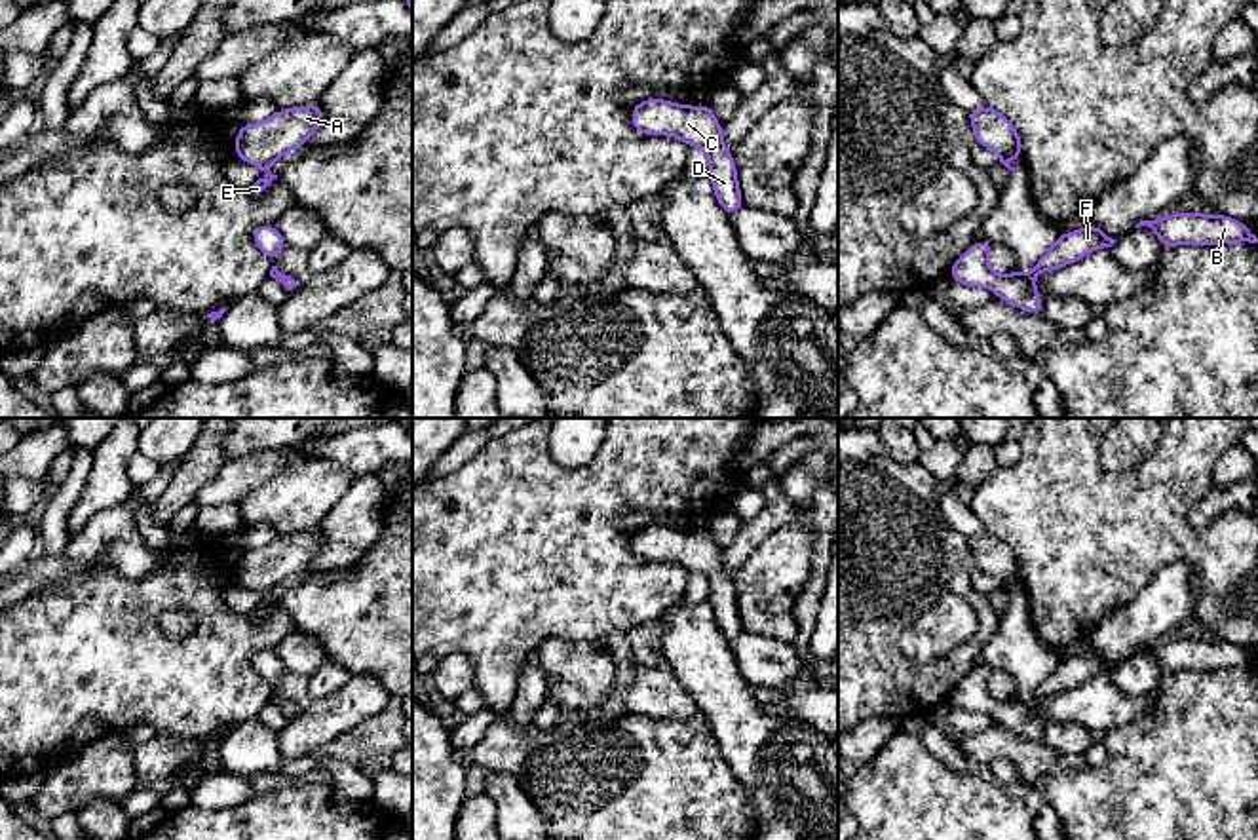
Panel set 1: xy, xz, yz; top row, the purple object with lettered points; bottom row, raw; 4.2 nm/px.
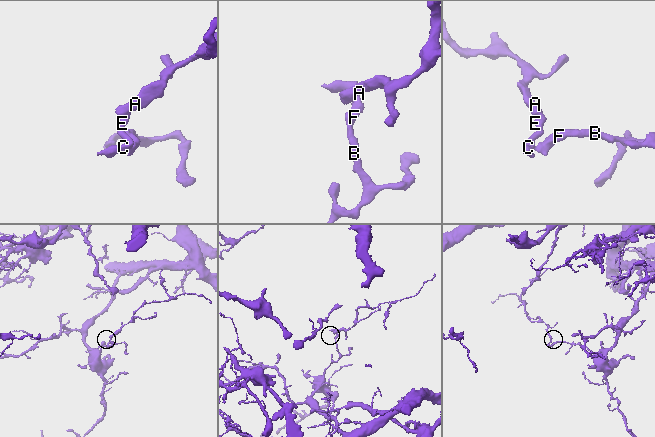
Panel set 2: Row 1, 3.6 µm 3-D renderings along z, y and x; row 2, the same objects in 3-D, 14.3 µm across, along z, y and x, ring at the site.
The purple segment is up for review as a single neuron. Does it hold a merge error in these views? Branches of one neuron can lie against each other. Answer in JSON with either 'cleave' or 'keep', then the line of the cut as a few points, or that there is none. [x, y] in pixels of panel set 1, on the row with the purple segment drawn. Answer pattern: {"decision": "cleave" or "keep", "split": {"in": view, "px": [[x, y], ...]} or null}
{"decision": "keep", "split": null}

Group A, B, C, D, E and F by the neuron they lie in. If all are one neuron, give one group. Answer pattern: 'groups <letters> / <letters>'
groups A B C D E F

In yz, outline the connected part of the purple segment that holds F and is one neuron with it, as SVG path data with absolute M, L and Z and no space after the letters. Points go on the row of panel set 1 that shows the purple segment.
M1089 224L1083 230L1058 234L1055 245L1034 264L1028 274L1019 270L1009 276L996 276L990 270L988 255L994 249L988 241L975 241L948 270L948 276L963 285L990 287L996 296L1007 304L1019 306L1030 314L1043 314L1034 277L1049 270L1066 266L1083 258L1093 249L1112 247L1117 239L1108 238L1098 226Z

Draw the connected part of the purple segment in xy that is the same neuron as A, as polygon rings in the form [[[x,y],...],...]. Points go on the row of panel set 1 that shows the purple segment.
[[[319,103],[285,108],[258,124],[243,124],[236,135],[234,154],[260,169],[268,169],[277,158],[306,144],[321,125]]]

